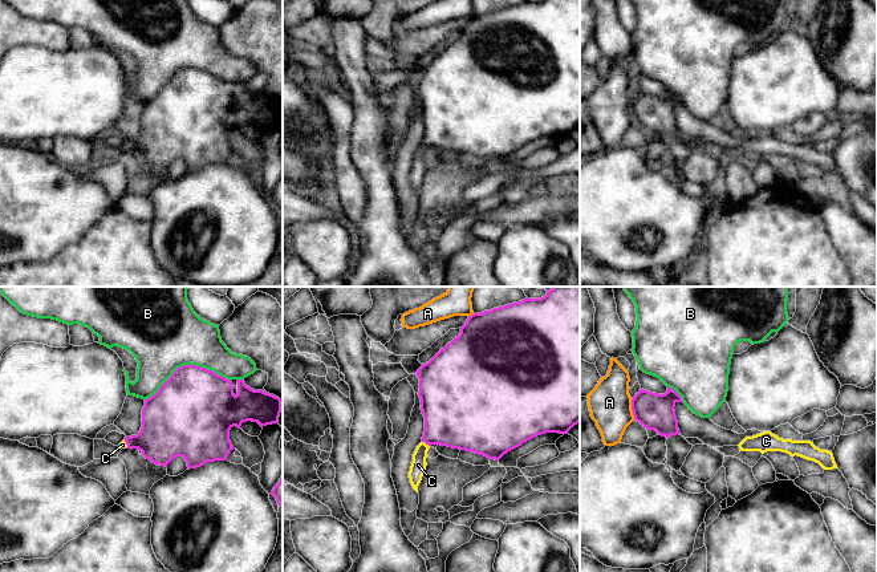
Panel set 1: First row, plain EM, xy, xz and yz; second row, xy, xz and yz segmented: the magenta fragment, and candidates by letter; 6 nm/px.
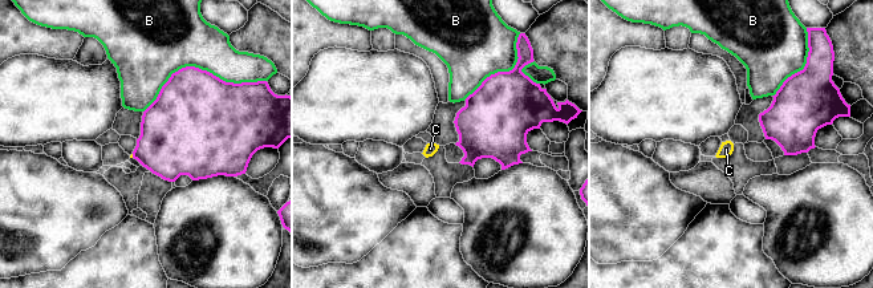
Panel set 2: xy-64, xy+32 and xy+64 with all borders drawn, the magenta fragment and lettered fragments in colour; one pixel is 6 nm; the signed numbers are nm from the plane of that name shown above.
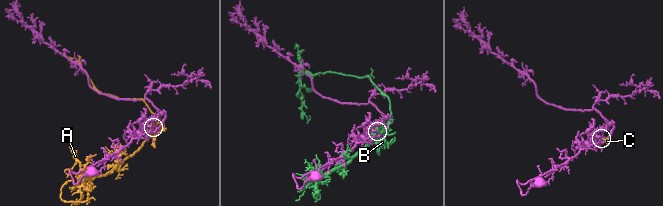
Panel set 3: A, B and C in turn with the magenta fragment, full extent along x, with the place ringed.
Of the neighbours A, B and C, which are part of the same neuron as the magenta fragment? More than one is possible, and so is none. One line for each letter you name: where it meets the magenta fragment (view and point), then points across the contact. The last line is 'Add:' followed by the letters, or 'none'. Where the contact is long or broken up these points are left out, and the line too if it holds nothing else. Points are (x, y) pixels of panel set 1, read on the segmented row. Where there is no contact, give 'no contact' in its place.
C: xz (426, 443) | across xz (457, 416), (426, 443), (421, 450), (418, 465)
Add: C

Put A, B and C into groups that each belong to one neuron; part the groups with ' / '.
A / B / C

